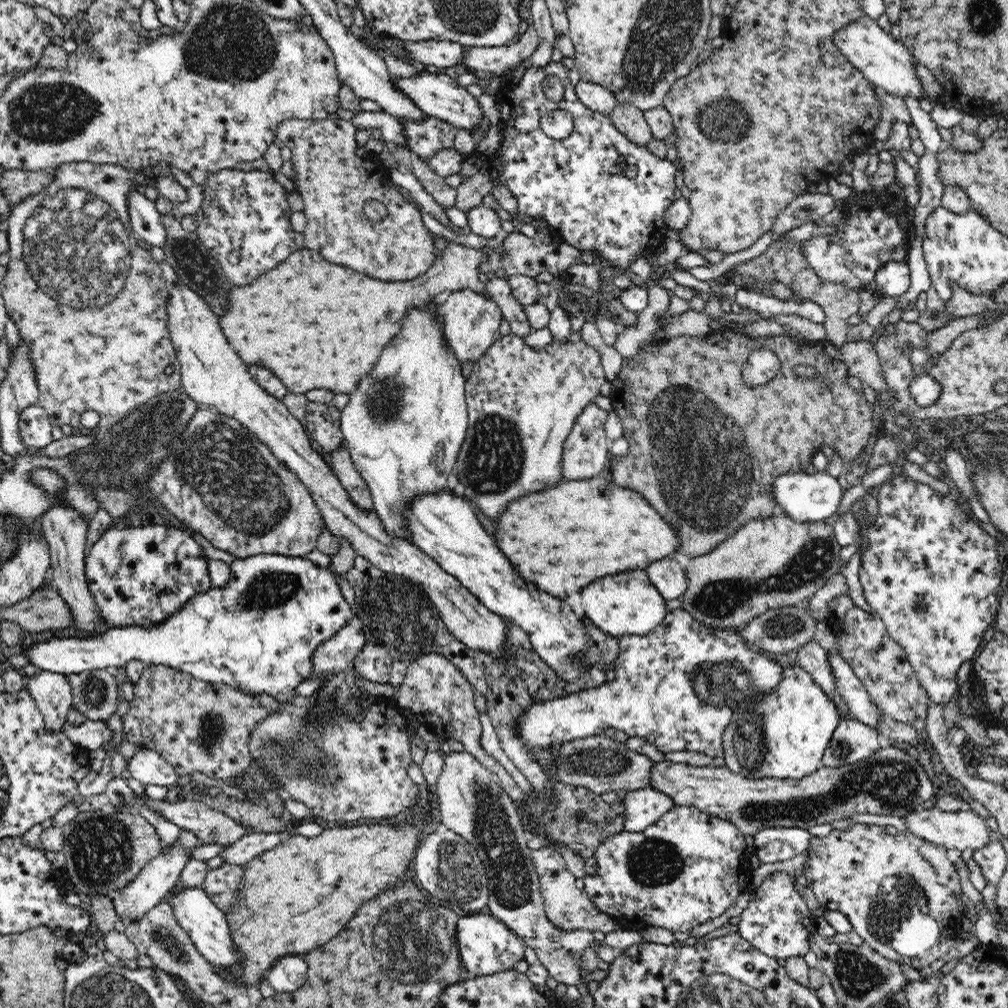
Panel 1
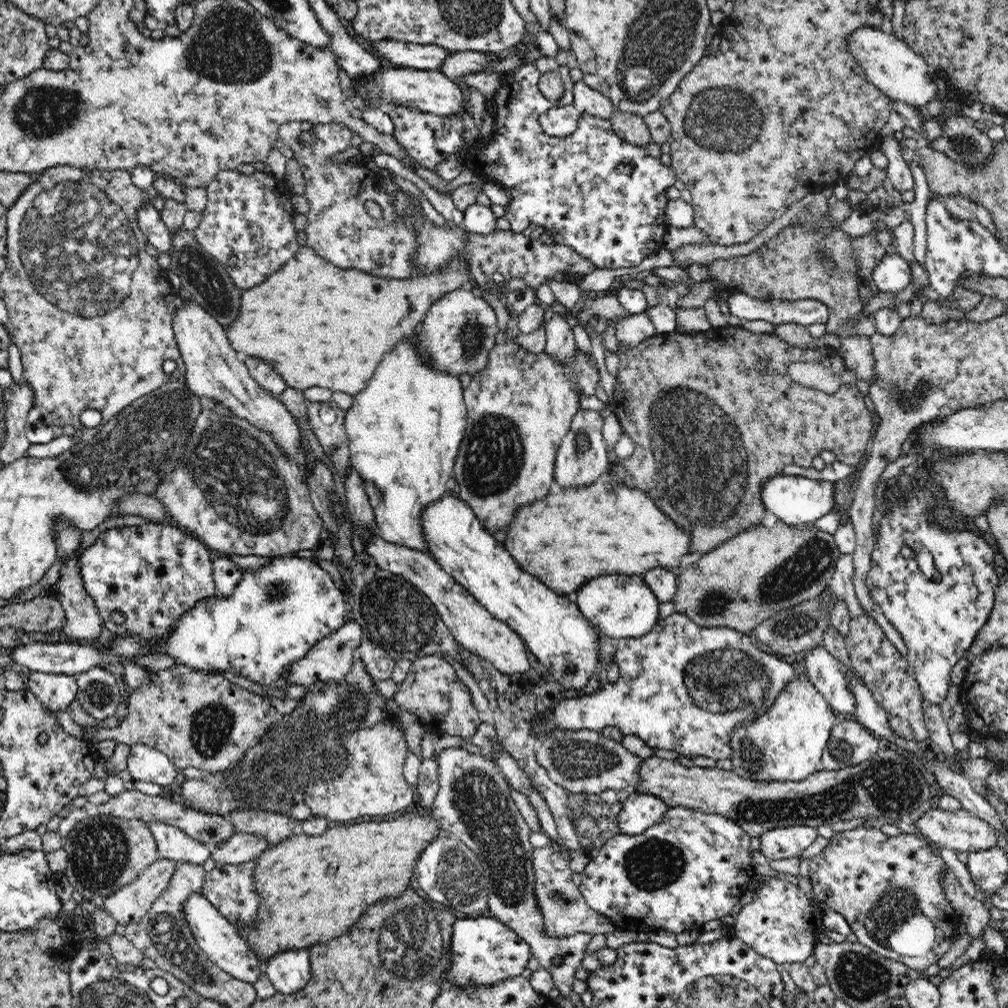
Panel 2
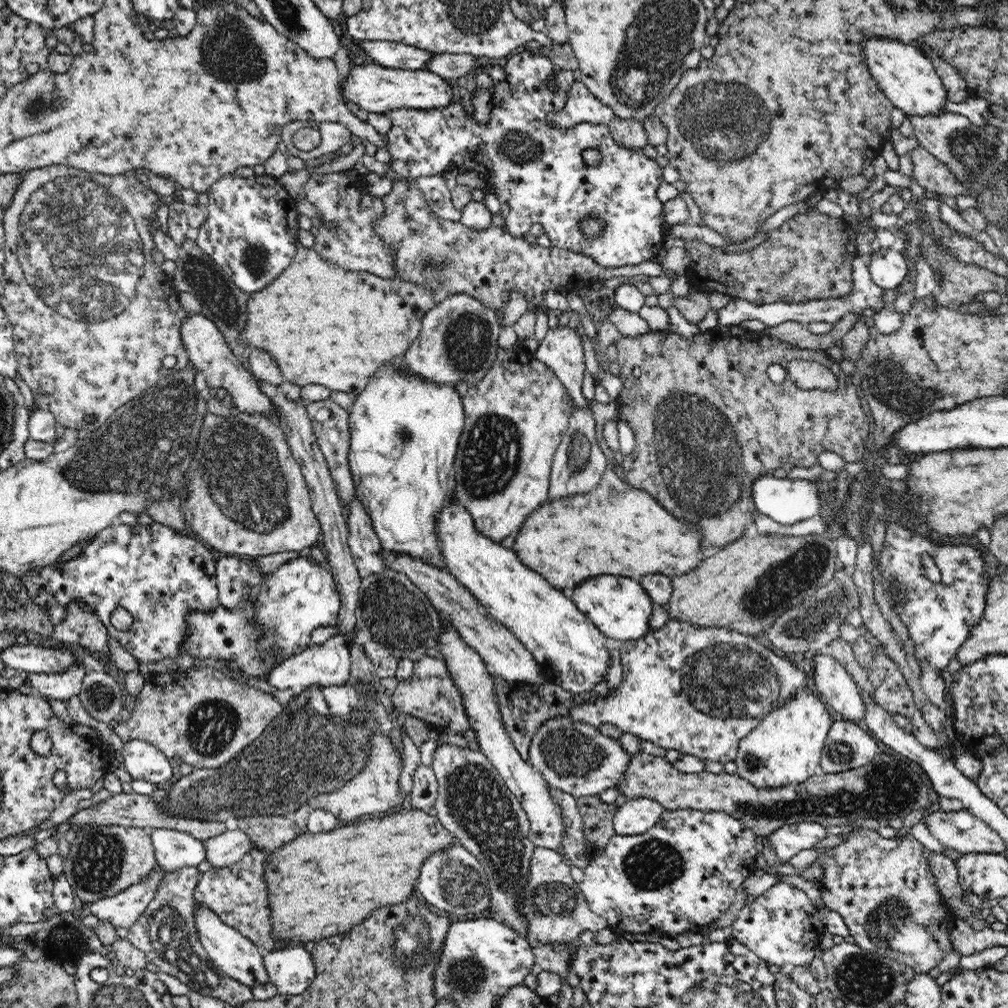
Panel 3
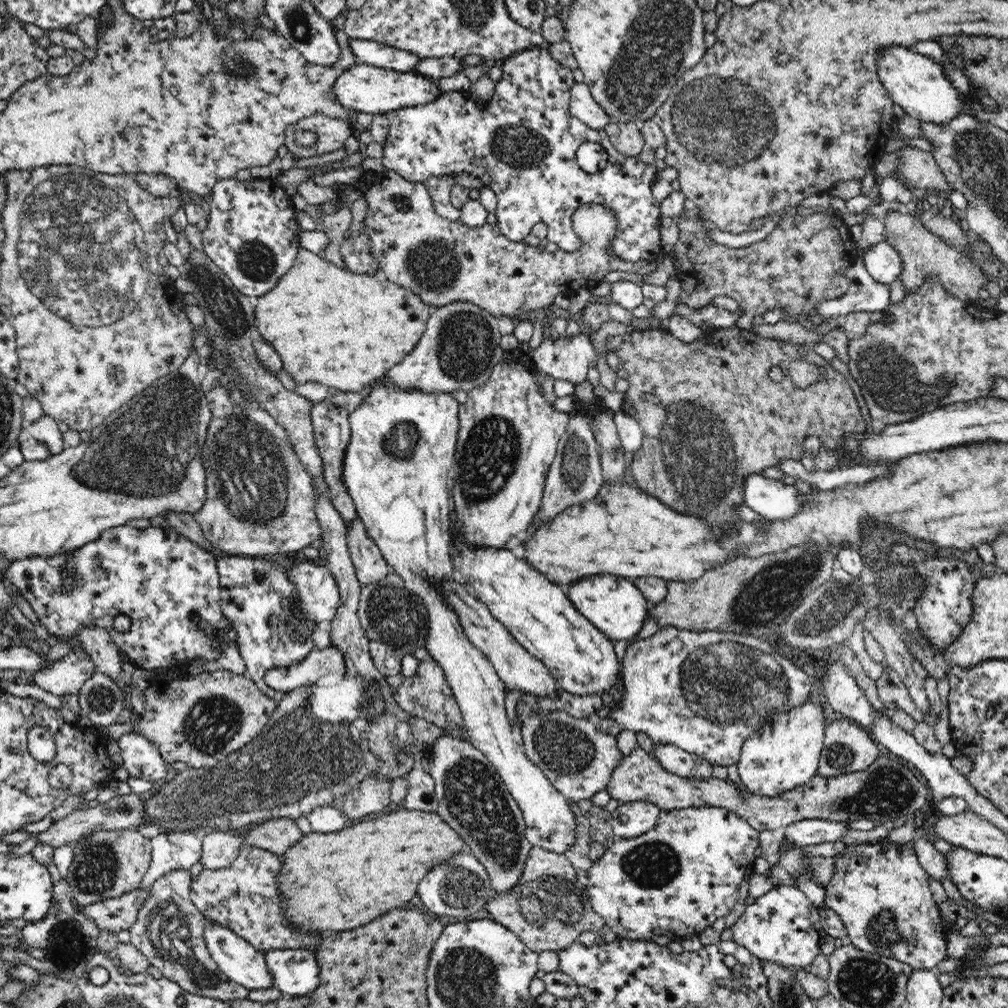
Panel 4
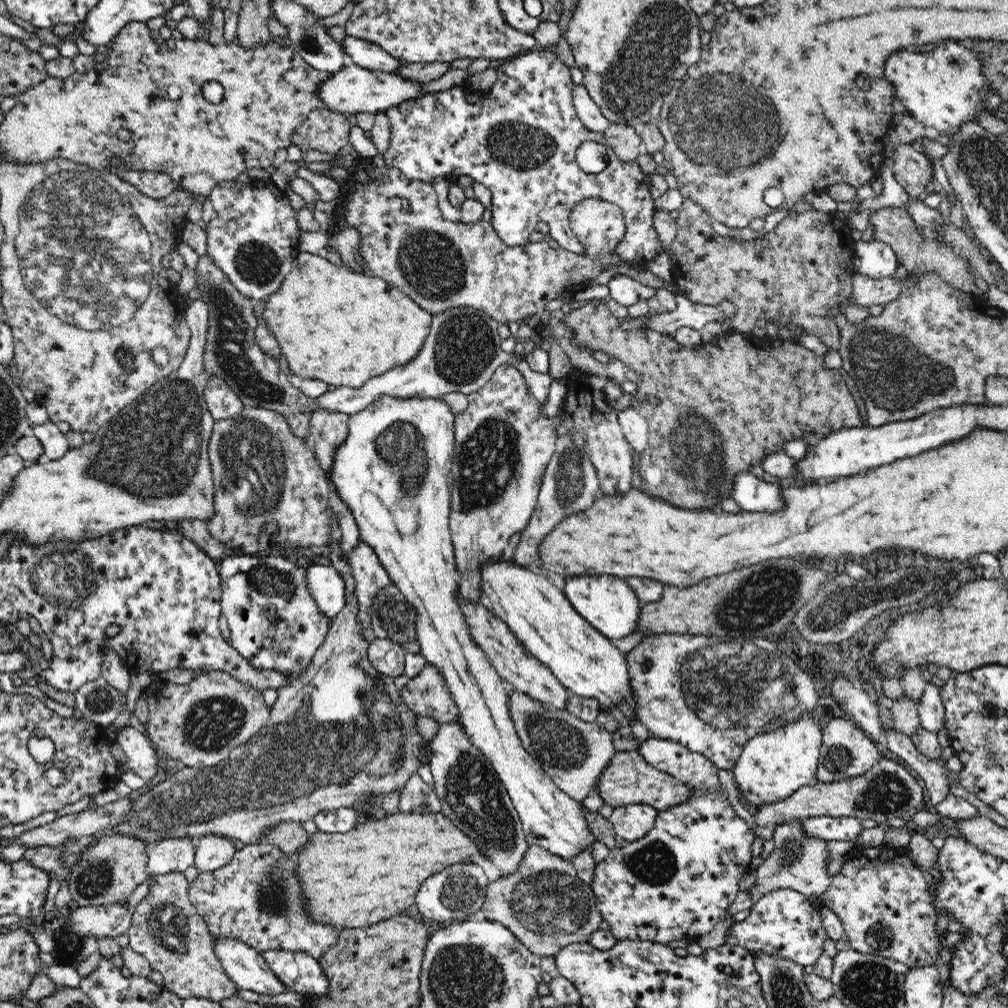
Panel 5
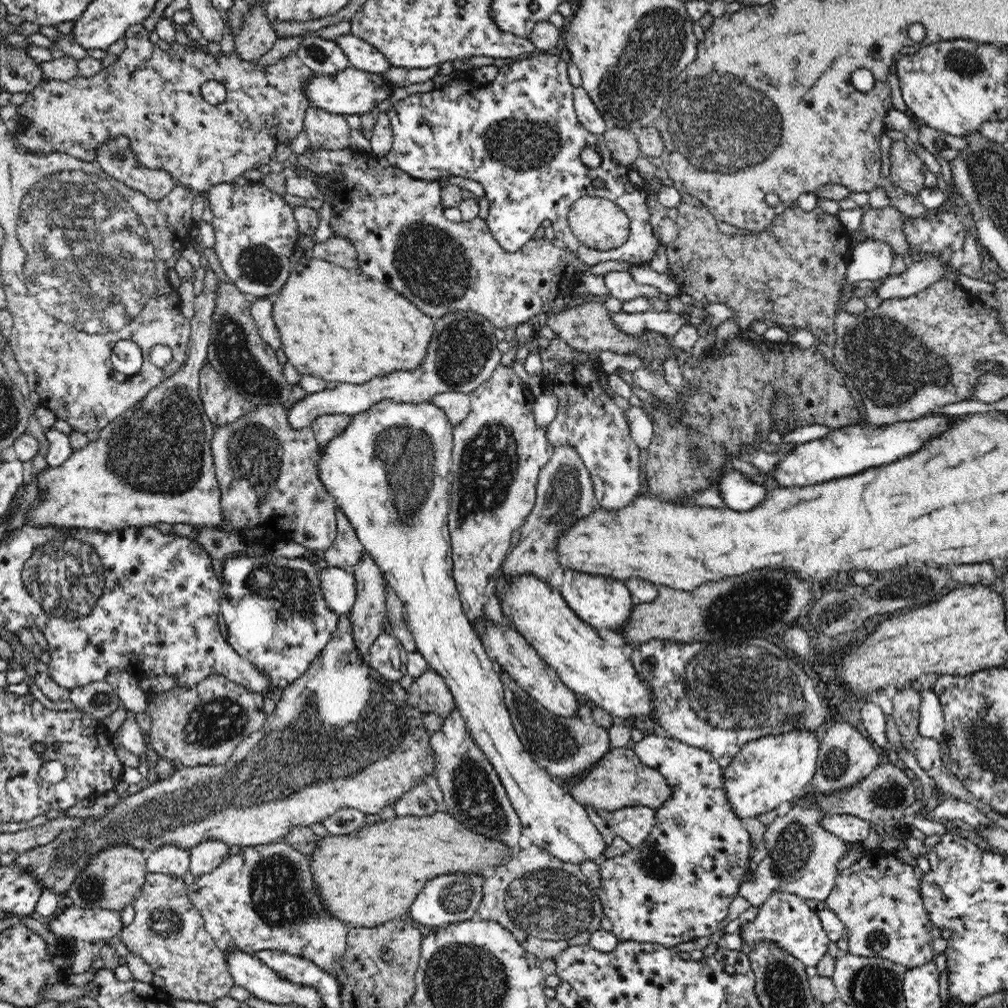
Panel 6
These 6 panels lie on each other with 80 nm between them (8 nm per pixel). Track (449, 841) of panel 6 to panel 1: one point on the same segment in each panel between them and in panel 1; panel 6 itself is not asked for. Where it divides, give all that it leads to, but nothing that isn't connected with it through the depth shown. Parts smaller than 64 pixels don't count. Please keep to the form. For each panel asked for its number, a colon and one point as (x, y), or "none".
1: (300, 894)
2: (311, 889)
3: (320, 885)
4: (335, 881)
5: (359, 878)

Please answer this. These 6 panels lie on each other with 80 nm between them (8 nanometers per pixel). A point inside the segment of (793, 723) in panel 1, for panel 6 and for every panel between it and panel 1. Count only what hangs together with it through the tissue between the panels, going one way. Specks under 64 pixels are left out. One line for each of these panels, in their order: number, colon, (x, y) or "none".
2: (786, 743)
3: (785, 748)
4: (784, 754)
5: (772, 766)
6: (766, 772)

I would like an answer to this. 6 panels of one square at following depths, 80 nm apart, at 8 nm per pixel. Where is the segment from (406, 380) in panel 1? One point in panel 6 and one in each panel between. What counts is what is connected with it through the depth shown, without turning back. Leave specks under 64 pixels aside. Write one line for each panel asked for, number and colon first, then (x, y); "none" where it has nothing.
2: (405, 428)
3: (405, 432)
4: (402, 445)
5: (391, 470)
6: (386, 470)

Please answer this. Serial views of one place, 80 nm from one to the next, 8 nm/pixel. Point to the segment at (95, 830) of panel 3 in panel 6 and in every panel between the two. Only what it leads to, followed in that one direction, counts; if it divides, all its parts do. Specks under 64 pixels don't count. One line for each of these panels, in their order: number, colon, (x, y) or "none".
4: (110, 863)
5: (107, 873)
6: (114, 878)

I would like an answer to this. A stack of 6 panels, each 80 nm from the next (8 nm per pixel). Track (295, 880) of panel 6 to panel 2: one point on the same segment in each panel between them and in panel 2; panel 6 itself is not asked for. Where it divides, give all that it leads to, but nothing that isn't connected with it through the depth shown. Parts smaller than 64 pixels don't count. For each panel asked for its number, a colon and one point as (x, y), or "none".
2: (231, 888)
3: (238, 893)
4: (244, 897)
5: (257, 898)

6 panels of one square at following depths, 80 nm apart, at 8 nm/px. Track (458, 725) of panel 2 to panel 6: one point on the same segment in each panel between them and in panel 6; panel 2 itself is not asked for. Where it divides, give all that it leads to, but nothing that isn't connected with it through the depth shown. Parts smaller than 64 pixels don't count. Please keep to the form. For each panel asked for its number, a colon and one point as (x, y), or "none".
3: (428, 693)
4: (427, 695)
5: (427, 694)
6: (429, 693)

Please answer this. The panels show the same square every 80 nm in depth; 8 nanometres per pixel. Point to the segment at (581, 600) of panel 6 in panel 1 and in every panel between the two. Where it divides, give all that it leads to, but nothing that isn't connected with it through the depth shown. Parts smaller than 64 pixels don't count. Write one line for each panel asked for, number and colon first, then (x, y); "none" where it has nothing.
1: (624, 604)
2: (621, 607)
3: (619, 606)
4: (614, 605)
5: (608, 603)

